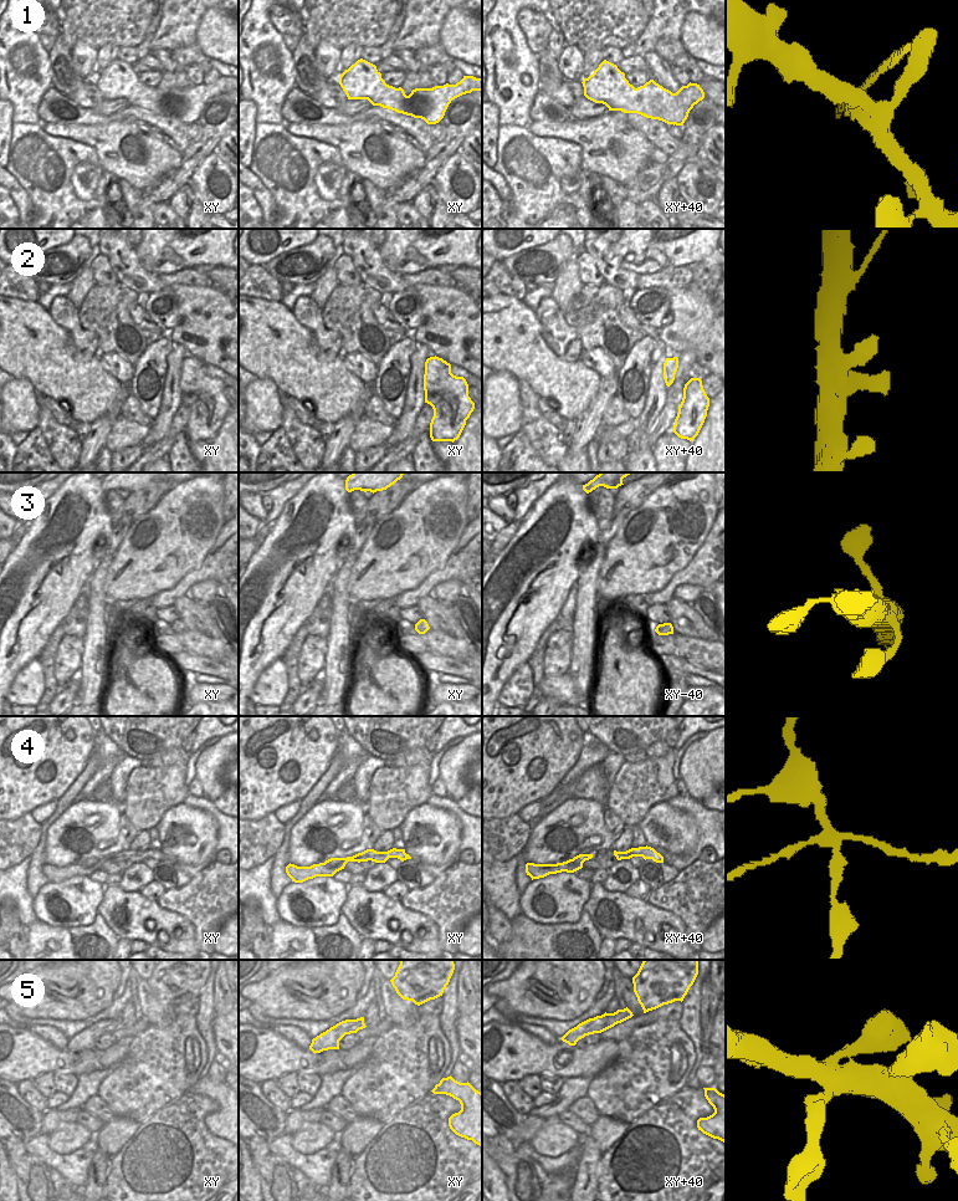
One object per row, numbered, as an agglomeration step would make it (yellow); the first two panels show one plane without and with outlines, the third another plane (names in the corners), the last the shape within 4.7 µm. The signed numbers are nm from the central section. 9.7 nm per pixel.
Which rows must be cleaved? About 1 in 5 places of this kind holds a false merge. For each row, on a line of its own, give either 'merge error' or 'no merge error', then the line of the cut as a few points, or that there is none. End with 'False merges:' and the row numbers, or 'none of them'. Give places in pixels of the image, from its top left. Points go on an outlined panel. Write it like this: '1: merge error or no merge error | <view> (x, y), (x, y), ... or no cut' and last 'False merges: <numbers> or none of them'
1: merge error | xy (424, 88), (425, 93), (411, 106), (421, 111), (411, 116)
2: no merge error | no cut
3: no merge error | no cut
4: merge error | xy (343, 858), (333, 867), (323, 863)
5: no merge error | no cut
False merges: 1, 4

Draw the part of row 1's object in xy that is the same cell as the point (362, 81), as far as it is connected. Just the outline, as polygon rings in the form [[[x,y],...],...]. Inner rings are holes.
[[[363,58],[339,76],[339,85],[348,99],[368,99],[373,106],[411,117],[422,112],[411,108],[414,102],[421,96],[426,96],[426,91],[422,88],[415,88],[406,96],[401,87],[395,88],[386,85],[376,66]]]

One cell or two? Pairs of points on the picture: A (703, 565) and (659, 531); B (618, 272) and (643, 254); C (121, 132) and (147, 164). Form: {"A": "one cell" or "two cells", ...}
{"A": "two cells", "B": "two cells", "C": "one cell"}

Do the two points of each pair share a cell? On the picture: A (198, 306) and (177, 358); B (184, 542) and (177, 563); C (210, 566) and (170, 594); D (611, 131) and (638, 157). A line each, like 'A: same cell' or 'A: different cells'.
A: different cells
B: same cell
C: same cell
D: same cell

